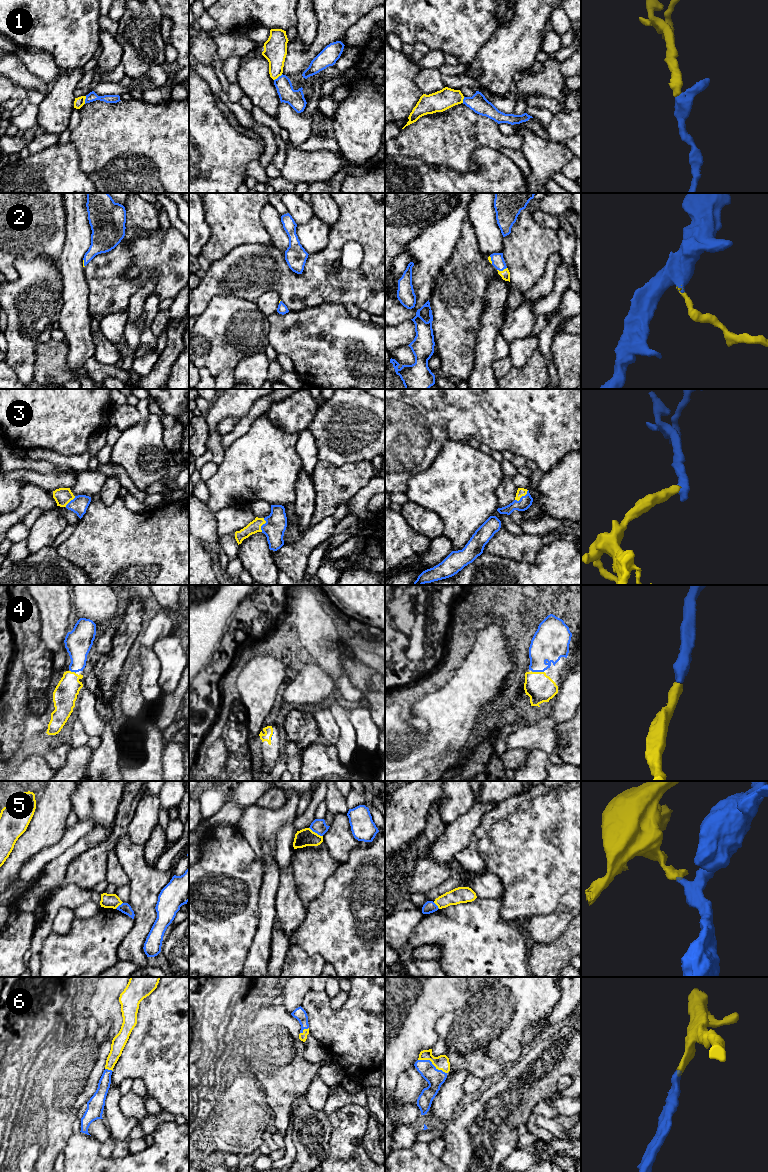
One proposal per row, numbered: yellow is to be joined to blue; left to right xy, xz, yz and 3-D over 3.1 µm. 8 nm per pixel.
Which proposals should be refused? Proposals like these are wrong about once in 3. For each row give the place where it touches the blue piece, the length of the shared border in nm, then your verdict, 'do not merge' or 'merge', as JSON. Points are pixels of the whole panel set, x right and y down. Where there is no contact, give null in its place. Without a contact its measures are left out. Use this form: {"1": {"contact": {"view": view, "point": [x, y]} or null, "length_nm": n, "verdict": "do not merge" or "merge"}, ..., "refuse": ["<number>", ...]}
{"1": {"contact": {"view": "xz", "point": [279, 76]}, "length_nm": 90, "verdict": "do not merge"}, "2": {"contact": {"view": "yz", "point": [501, 270]}, "length_nm": 80, "verdict": "merge"}, "3": {"contact": {"view": "yz", "point": [522, 496]}, "length_nm": 140, "verdict": "merge"}, "4": {"contact": {"view": "yz", "point": [537, 671]}, "length_nm": 110, "verdict": "merge"}, "5": {"contact": {"view": "xz", "point": [316, 832]}, "length_nm": 130, "verdict": "do not merge"}, "6": {"contact": {"view": "yz", "point": [431, 1063]}, "length_nm": 260, "verdict": "merge"}, "refuse": ["1", "5"]}

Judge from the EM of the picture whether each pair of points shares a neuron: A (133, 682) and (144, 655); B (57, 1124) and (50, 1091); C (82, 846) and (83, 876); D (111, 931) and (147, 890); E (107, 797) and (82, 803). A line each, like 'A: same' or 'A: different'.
A: different
B: same
C: different
D: different
E: same

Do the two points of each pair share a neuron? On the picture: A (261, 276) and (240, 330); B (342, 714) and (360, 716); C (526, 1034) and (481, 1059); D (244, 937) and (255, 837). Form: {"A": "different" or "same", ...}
{"A": "different", "B": "different", "C": "same", "D": "different"}

